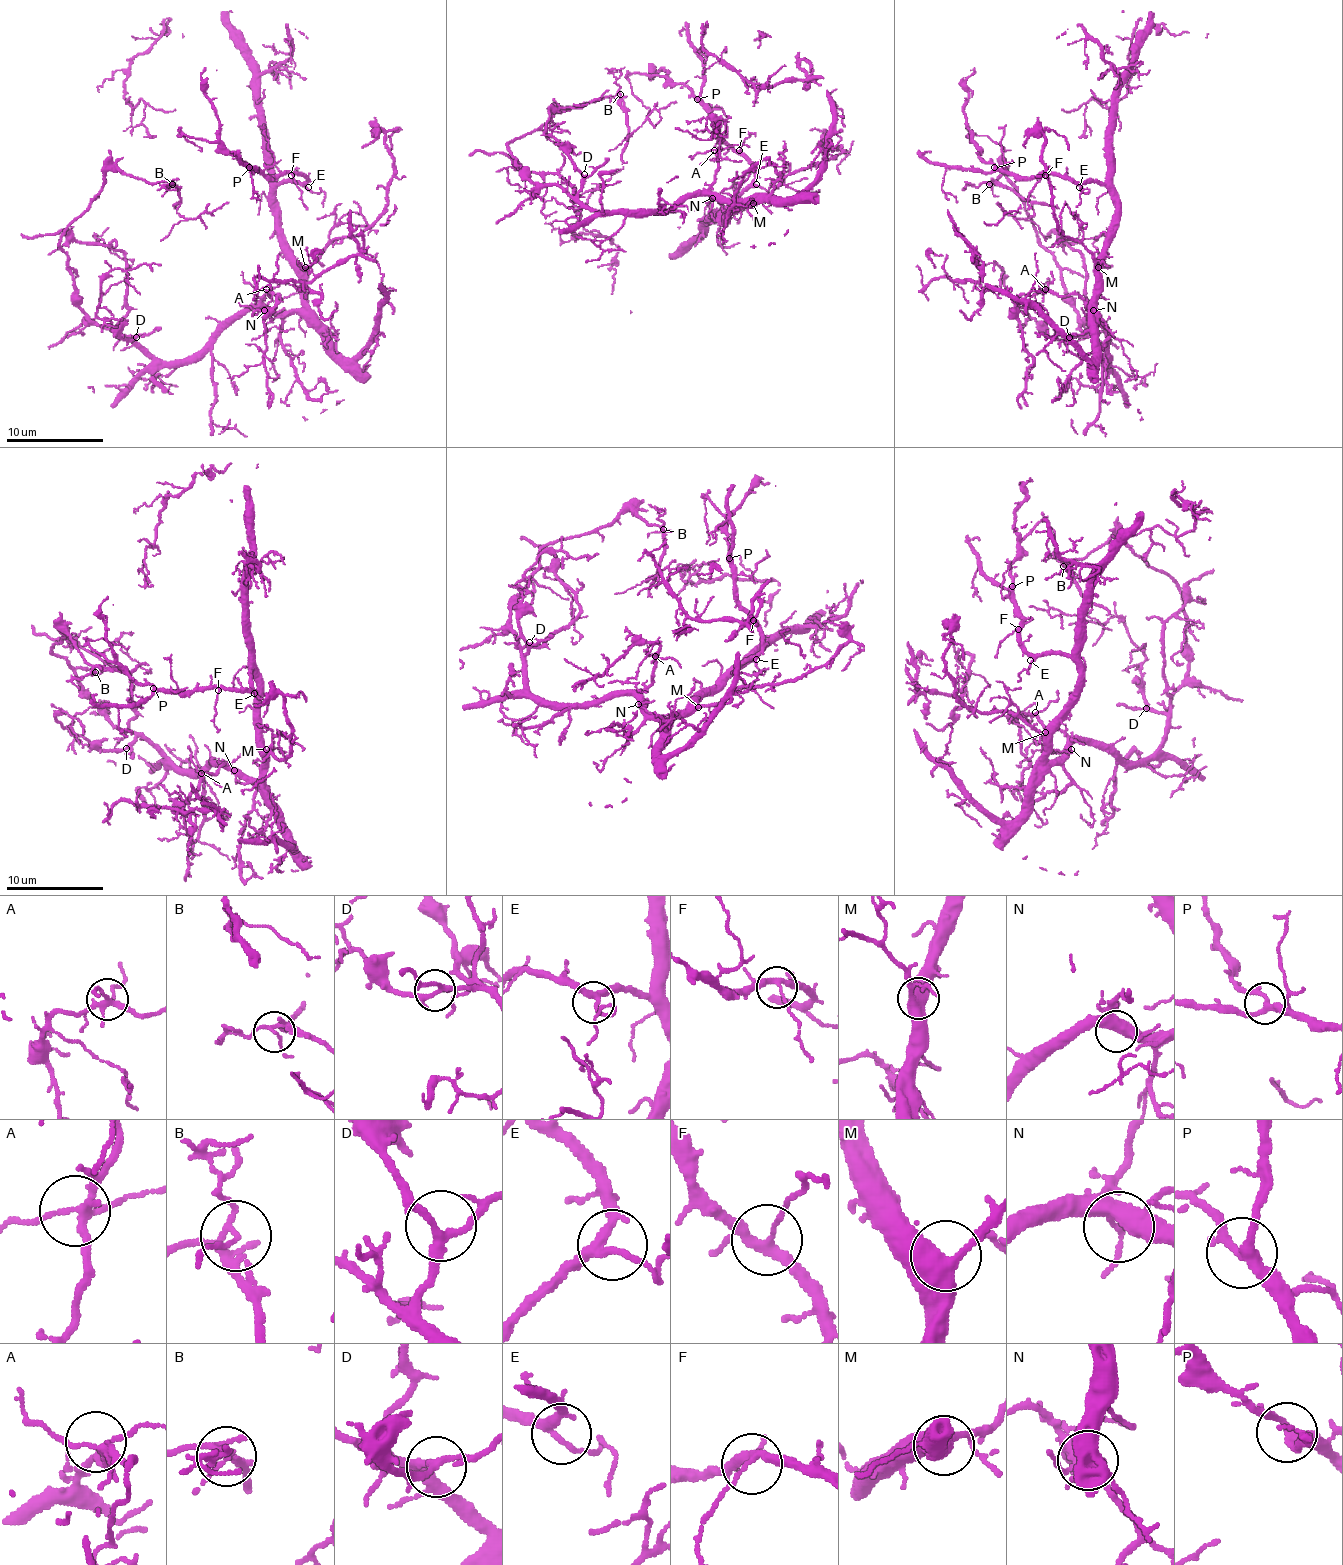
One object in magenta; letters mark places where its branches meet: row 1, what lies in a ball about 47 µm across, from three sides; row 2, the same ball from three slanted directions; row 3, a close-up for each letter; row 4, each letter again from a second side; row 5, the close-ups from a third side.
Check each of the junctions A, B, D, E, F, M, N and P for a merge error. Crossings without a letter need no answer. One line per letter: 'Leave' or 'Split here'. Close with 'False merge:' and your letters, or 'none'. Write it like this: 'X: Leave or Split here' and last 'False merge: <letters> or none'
A: Leave
B: Leave
D: Leave
E: Leave
F: Leave
M: Leave
N: Leave
P: Leave
False merge: none

